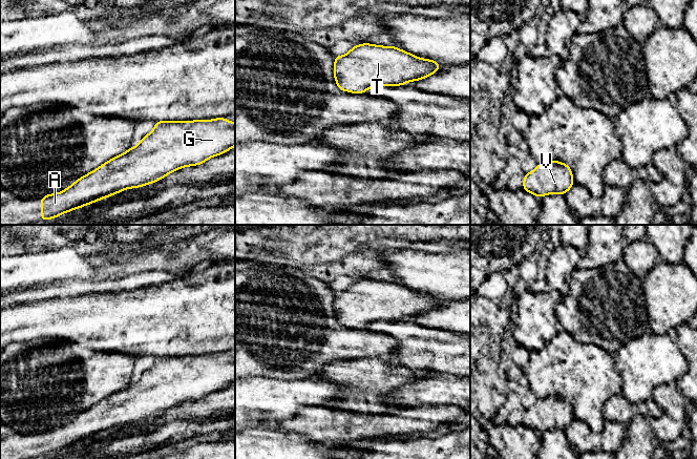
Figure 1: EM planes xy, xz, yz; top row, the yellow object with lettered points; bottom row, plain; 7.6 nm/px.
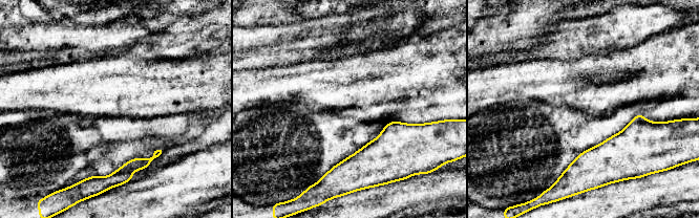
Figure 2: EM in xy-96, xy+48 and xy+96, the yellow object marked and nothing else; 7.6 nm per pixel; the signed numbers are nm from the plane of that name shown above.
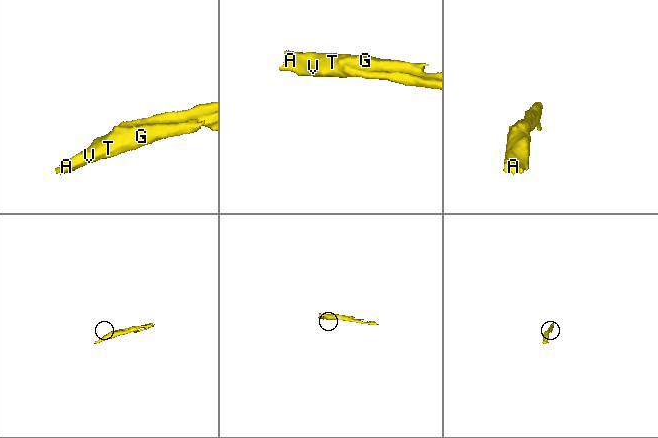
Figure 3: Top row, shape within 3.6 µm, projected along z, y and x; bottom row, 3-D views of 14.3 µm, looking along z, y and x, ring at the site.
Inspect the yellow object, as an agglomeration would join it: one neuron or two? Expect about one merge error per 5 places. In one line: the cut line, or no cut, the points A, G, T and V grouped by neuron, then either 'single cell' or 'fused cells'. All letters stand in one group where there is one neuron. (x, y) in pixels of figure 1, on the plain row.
no cut | A G T V | single cell

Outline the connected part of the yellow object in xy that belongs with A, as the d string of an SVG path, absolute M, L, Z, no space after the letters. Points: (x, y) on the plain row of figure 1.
M226 353L209 356L157 356L152 367L138 381L130 382L126 388L80 413L64 426L42 432L41 456L51 455L122 425L154 418L179 403L203 399L234 381L235 358Z

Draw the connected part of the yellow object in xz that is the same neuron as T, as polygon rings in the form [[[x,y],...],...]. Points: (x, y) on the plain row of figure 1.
[[[362,278],[353,281],[344,291],[335,291],[334,311],[340,326],[364,329],[374,321],[399,321],[410,316],[419,316],[430,312],[441,301],[436,296],[418,293],[395,281]]]

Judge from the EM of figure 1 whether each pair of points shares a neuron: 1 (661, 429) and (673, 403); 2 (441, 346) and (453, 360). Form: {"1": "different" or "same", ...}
{"1": "same", "2": "same"}

